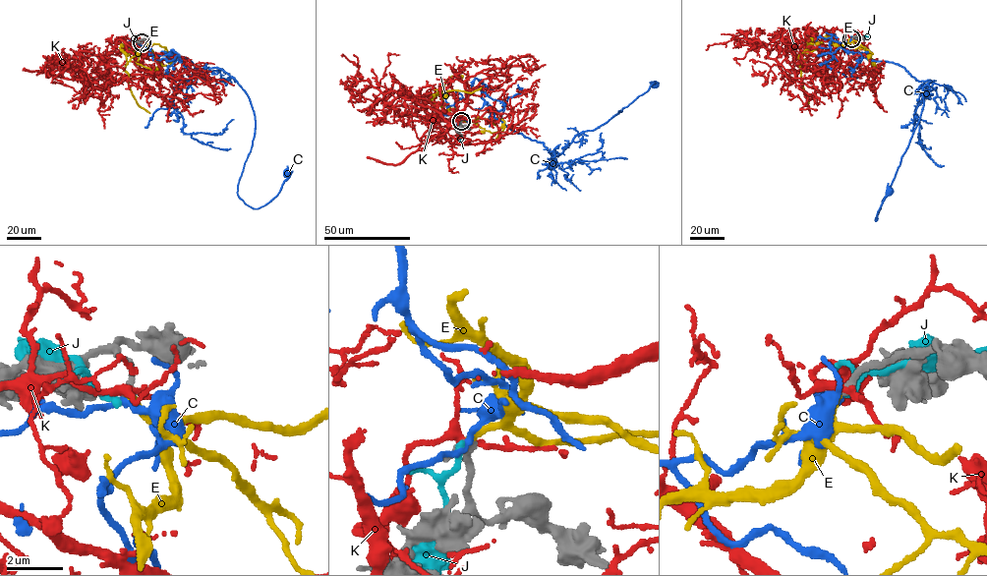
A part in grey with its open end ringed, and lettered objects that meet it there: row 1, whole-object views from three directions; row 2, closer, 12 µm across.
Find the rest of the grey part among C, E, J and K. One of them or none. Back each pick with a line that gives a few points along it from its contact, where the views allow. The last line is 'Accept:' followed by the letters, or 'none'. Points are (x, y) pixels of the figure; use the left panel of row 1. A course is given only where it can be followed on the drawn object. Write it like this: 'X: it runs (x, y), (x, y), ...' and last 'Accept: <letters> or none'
E: it runs (142, 42), (145, 48), (142, 53), (131, 46), (127, 52), (122, 51), (132, 94), (149, 113)
Accept: E

